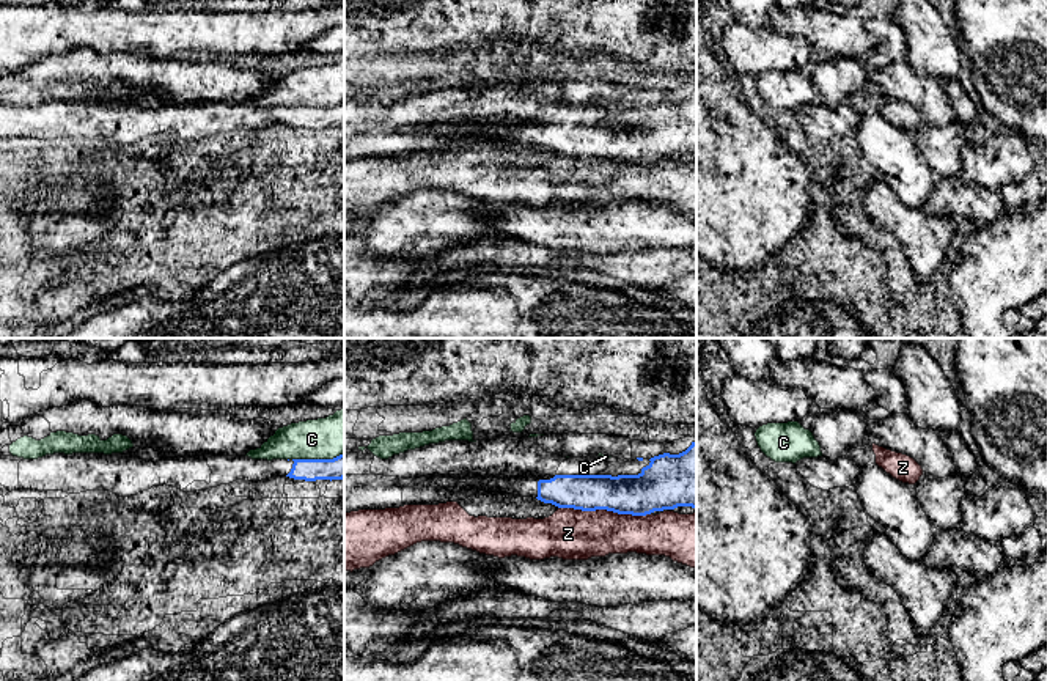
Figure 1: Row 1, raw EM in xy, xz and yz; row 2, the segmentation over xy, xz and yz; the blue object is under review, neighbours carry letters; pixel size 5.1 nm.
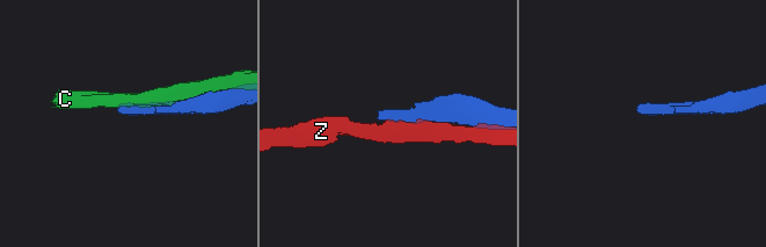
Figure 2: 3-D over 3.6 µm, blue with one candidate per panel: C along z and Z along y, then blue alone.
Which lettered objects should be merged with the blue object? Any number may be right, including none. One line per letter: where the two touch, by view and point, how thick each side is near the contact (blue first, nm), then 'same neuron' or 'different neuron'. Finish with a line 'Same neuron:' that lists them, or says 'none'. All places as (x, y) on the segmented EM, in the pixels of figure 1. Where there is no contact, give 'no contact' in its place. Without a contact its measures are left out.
C: meets blue in xy at (318, 460); 120 nm thick on the blue side, 220 nm on the other; different neuron
Z: meets blue in xz at (604, 508); 220 nm thick on the blue side, 260 nm on the other; different neuron
Same neuron: none

